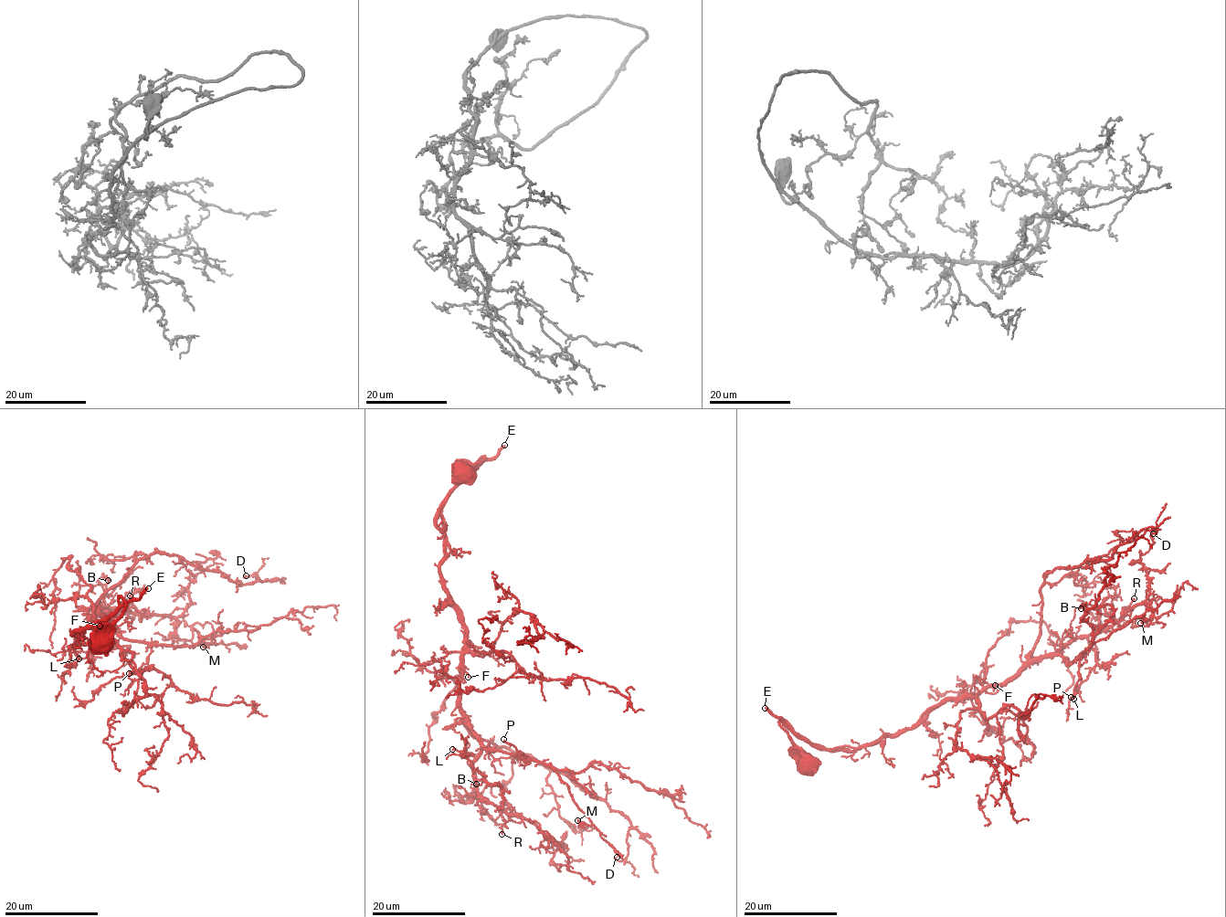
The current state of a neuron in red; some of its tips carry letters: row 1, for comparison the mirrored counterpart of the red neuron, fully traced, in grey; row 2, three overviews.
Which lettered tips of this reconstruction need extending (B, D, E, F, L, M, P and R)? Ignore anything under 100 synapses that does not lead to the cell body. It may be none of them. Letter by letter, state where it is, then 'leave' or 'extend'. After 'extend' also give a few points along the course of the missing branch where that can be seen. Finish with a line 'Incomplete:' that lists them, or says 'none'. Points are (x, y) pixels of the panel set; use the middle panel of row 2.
B: at (476, 784); leave
D: at (617, 857); leave
E: at (504, 445); extend; missing branch runs (504, 445), (543, 422), (602, 421), (651, 441), (536, 481), (543, 541), (472, 565), (439, 600), (430, 693)
F: at (468, 677); leave
L: at (452, 749); leave
M: at (577, 820); leave
P: at (503, 739); leave
R: at (502, 834); leave
Incomplete: E

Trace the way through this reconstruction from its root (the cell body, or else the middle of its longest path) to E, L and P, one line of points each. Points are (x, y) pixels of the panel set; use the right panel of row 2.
E: (806, 764), (803, 768), (801, 752), (780, 718), (765, 708)
L: (806, 764), (783, 725), (826, 747), (872, 745), (1086, 638), (1096, 663), (1073, 699)
P: (806, 764), (783, 725), (826, 747), (872, 745), (1055, 656), (1079, 661), (1071, 697)

